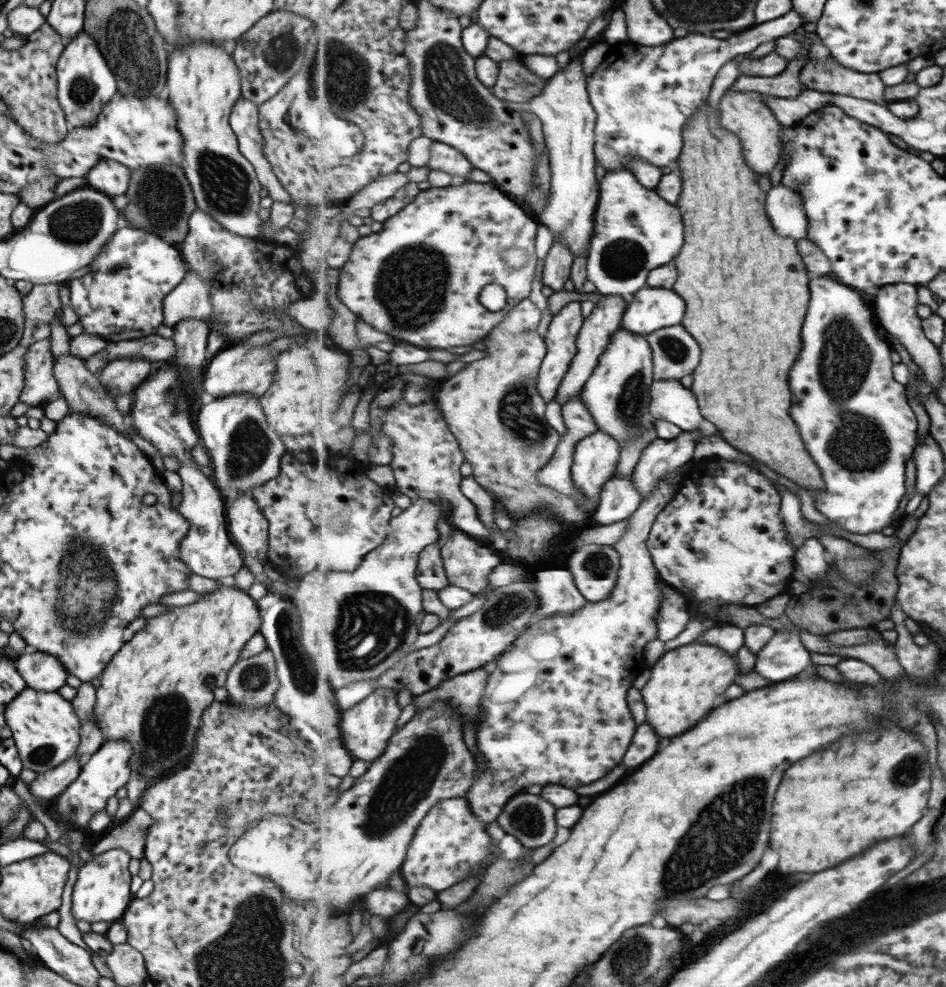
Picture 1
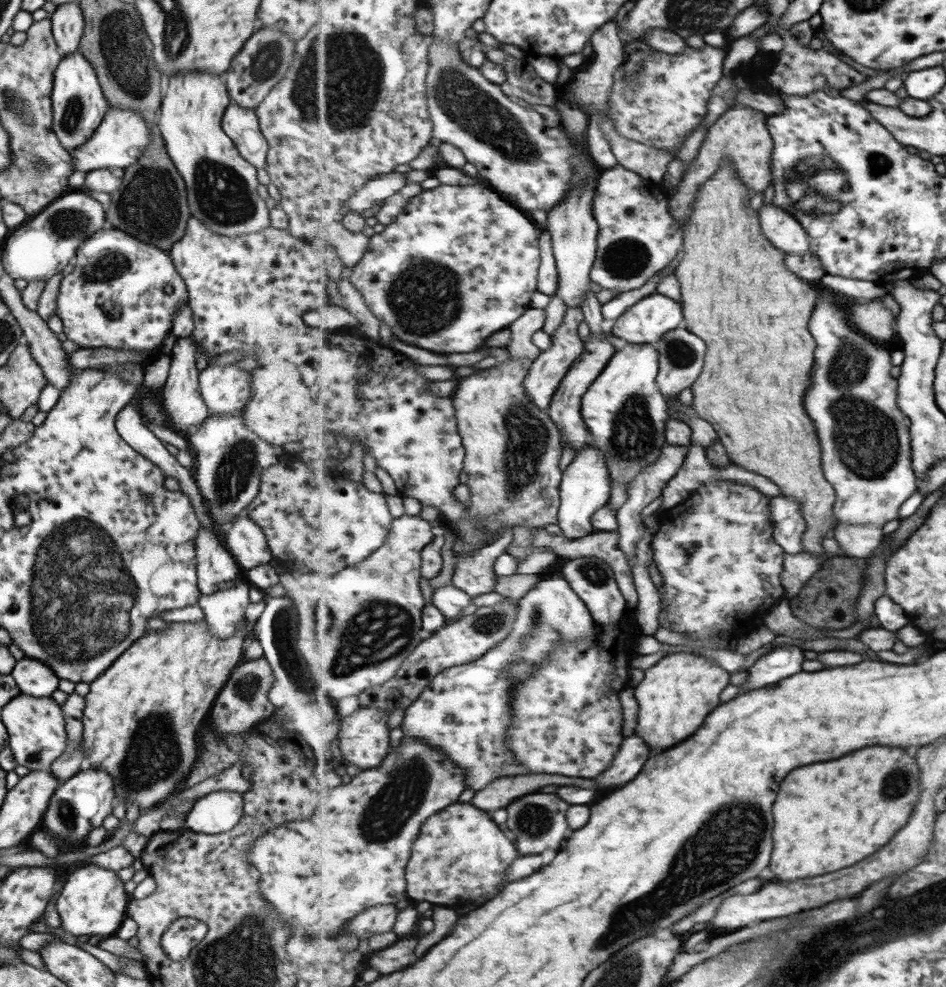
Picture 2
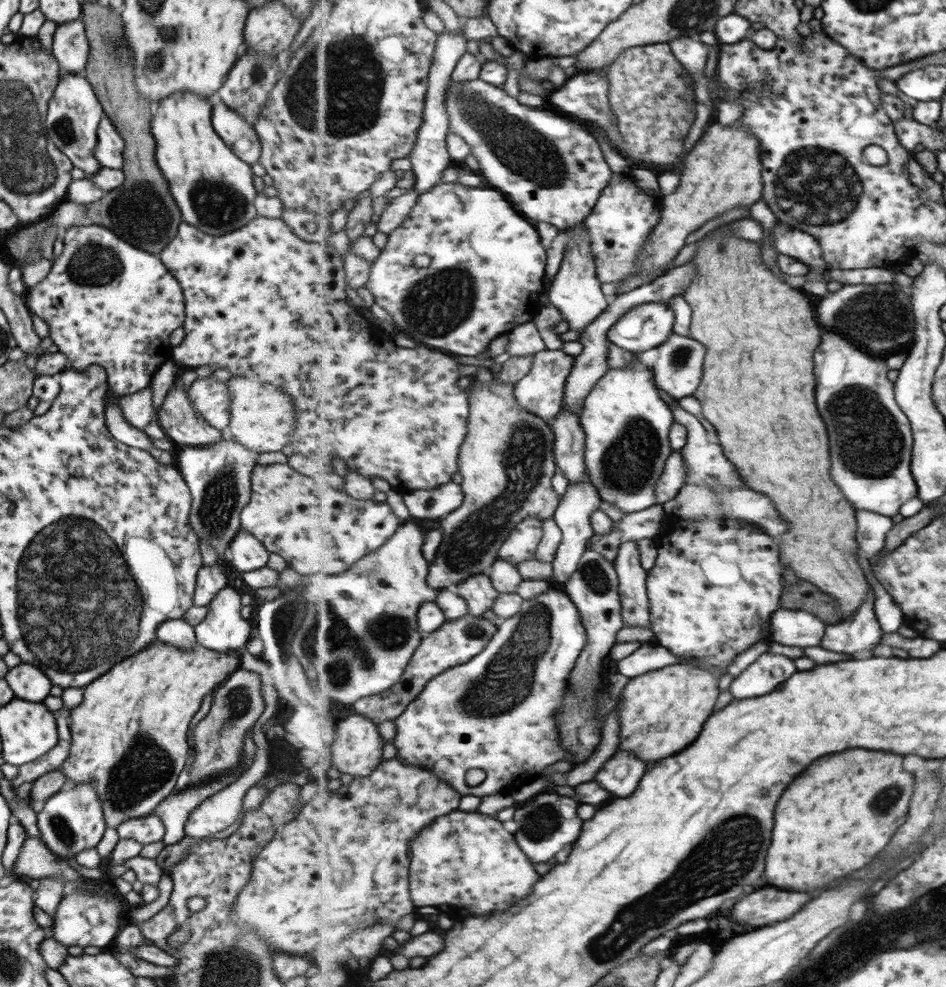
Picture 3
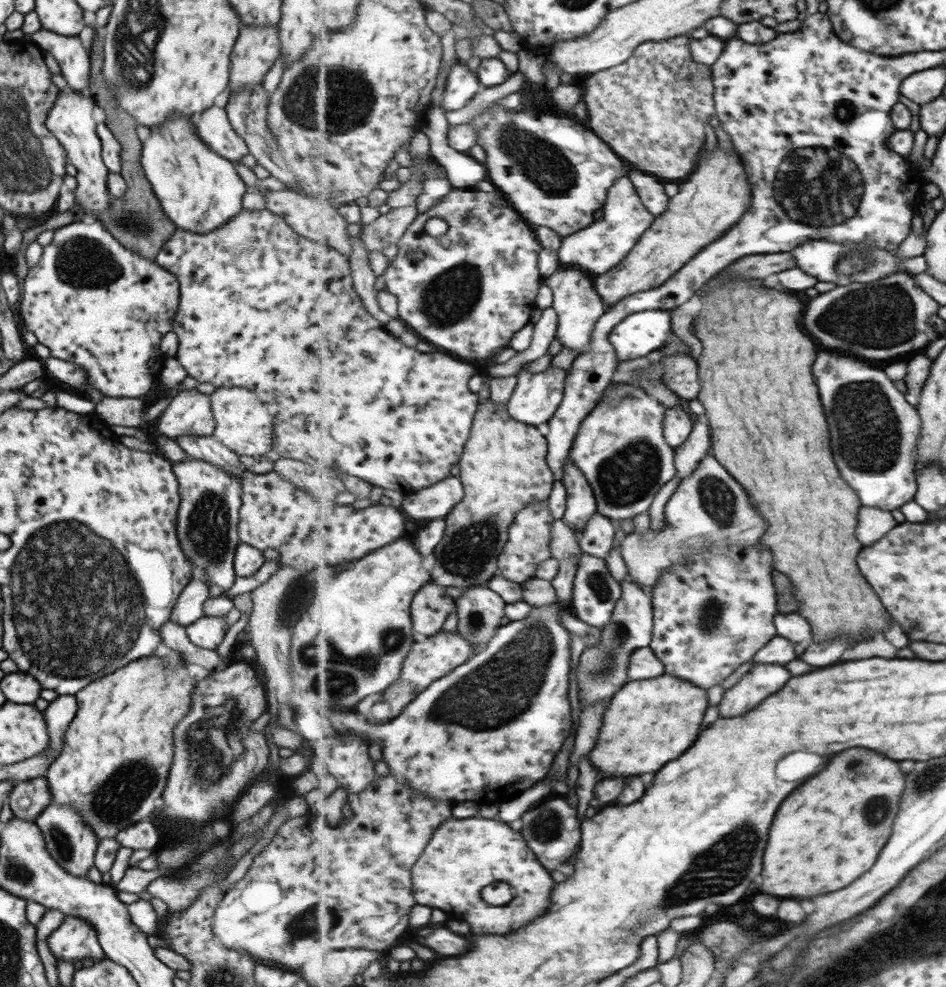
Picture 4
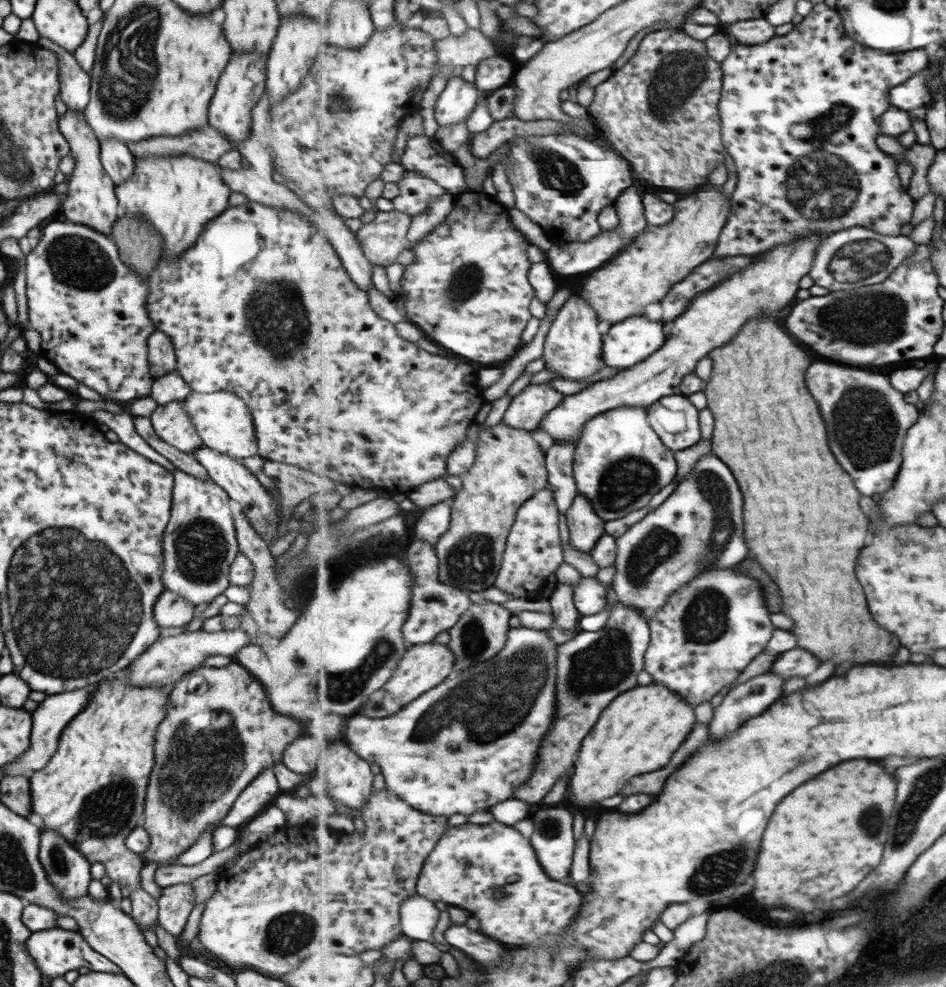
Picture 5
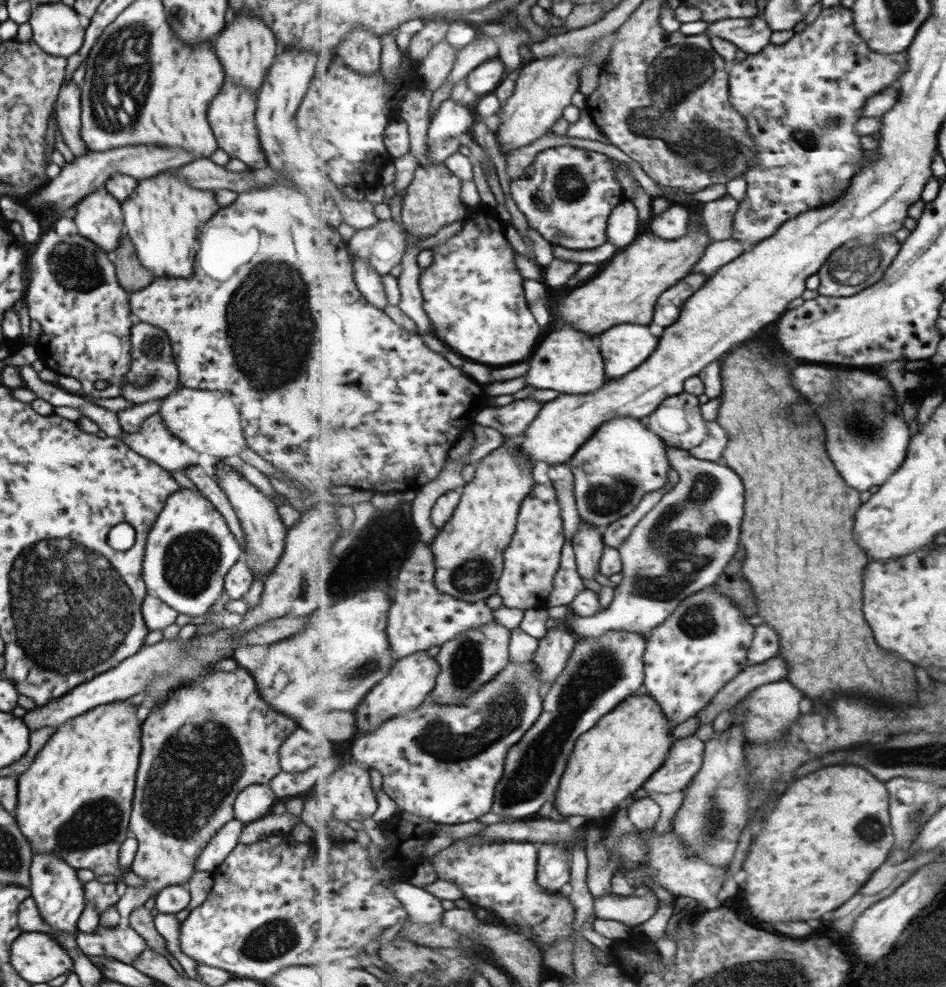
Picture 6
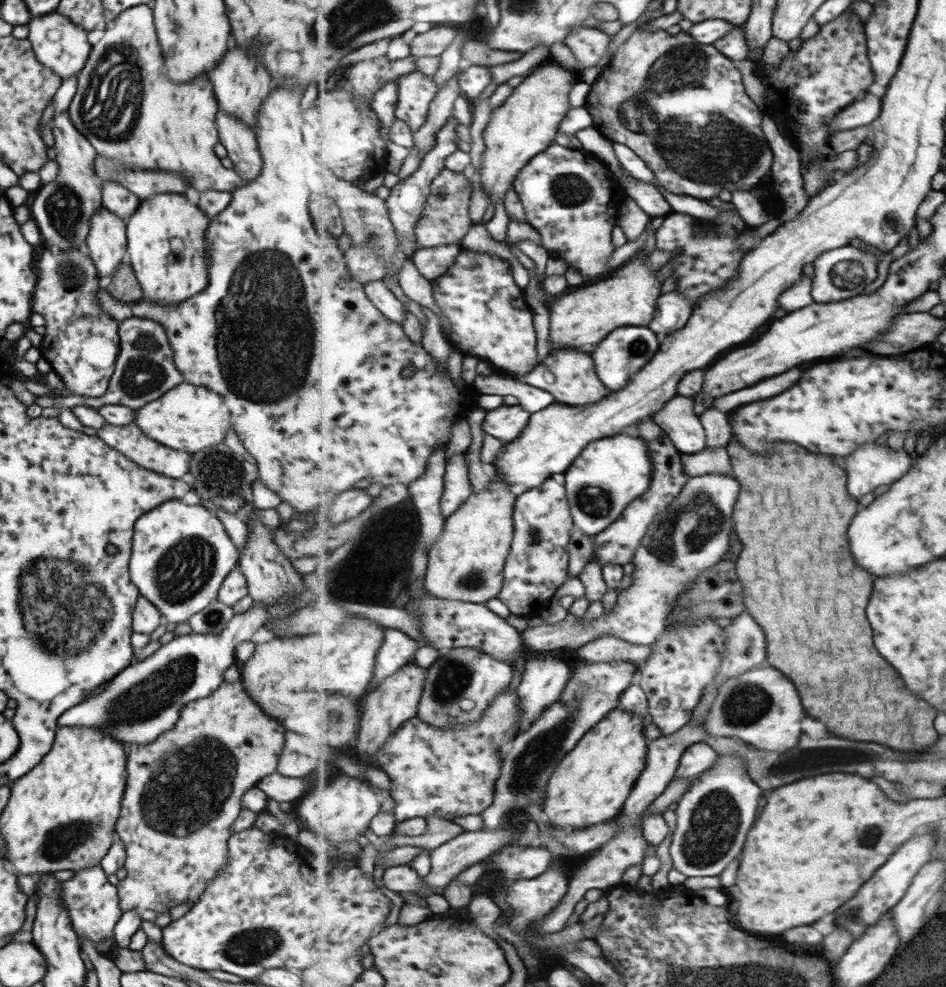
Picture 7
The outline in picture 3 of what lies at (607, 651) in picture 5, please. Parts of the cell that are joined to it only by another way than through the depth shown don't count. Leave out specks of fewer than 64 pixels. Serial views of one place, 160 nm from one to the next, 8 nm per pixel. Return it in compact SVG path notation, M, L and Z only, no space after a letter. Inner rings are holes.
M637 541L624 543L615 560L620 578L624 621L629 627L651 626L652 612L648 595L648 570L643 568Z

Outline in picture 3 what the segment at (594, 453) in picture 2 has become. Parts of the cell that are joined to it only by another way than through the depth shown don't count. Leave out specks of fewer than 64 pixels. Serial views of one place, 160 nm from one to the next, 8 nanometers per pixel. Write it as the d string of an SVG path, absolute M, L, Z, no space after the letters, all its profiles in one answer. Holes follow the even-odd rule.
M590 476L589 479L585 479L580 483L570 483L568 491L560 499L554 519L562 528L563 538L555 561L552 563L554 565L552 581L554 585L562 587L573 576L573 572L579 568L581 558L587 553L587 544L591 542L591 538L595 535L591 515L600 509L604 501L599 489L592 483Z

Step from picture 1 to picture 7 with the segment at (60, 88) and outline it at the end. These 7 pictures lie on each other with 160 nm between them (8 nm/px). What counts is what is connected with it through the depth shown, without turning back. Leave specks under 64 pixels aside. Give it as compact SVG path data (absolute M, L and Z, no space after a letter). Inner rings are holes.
M102 206L91 215L84 245L102 281L109 280L118 264L126 259L124 230L124 222Z

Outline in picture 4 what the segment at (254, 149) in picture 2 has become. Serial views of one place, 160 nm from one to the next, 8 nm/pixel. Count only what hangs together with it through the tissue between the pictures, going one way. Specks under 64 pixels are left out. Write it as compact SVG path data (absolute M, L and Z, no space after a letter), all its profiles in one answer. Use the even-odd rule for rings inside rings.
M211 105L194 118L195 134L219 156L239 161L248 153L245 142L231 128L224 109Z

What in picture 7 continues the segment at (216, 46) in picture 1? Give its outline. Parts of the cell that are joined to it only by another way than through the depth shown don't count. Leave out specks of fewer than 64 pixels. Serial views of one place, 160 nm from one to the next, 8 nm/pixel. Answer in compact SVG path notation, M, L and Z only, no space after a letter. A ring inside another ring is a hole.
M181 193L155 194L140 200L135 211L125 220L126 261L133 269L142 290L142 298L150 303L173 306L202 291L207 284L205 229L208 218ZM179 238L183 250L171 248L171 240Z

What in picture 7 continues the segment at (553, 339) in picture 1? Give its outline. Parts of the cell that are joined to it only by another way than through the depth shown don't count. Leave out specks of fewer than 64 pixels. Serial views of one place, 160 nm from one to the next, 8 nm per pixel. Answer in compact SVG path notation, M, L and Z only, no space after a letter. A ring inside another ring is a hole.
M520 404L504 405L488 411L484 418L483 430L495 438L514 441L528 427L532 412L525 410Z

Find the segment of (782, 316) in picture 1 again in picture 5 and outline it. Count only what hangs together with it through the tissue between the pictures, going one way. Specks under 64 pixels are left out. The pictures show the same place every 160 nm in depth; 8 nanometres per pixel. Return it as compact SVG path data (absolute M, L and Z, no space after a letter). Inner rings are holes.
M775 314L749 320L749 324L745 324L729 344L717 348L711 358L715 366L703 392L709 398L707 407L715 414L713 452L725 460L725 464L737 472L737 480L741 480L741 490L745 492L745 538L755 558L763 566L769 566L767 572L781 588L785 602L783 612L797 622L795 634L799 646L823 662L835 658L839 666L845 660L853 664L893 662L893 654L901 648L901 642L893 632L875 622L865 590L855 574L857 558L867 546L870 520L859 506L861 492L829 448L827 424L817 400L807 388L805 376L813 358L785 332Z

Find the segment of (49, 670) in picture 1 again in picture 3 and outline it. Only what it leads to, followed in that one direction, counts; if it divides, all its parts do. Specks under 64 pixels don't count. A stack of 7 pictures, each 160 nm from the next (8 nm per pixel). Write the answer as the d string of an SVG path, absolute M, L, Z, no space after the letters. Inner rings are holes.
M20 663L8 670L2 679L13 691L15 699L42 702L49 695L52 684L43 672L35 670L31 664Z

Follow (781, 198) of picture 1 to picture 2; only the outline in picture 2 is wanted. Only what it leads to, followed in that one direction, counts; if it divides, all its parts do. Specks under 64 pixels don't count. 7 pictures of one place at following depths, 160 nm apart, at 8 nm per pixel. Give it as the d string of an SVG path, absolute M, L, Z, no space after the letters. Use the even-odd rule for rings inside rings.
M773 202L763 205L760 210L763 232L777 248L789 254L811 251L812 237L799 218Z

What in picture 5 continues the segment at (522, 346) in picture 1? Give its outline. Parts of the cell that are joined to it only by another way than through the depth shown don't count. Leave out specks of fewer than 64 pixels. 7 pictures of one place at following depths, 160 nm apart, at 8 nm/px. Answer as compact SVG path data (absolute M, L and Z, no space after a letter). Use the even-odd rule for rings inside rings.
M503 422L490 427L483 424L477 439L477 458L471 470L464 472L463 488L454 497L452 504L452 523L448 532L434 546L439 556L441 580L449 586L462 591L483 594L496 583L496 578L504 563L504 553L508 548L508 537L516 522L516 512L524 502L528 502L537 492L549 487L546 452L533 438L531 431L516 429Z

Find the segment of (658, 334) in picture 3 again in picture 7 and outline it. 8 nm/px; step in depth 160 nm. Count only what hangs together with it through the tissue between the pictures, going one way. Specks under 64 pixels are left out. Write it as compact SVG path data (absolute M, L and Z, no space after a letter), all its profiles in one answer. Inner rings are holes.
M629 326L616 330L617 332L612 332L613 336L607 336L591 351L600 379L612 391L620 391L621 388L627 387L629 382L641 372L641 368L647 366L660 350L659 338L649 327Z

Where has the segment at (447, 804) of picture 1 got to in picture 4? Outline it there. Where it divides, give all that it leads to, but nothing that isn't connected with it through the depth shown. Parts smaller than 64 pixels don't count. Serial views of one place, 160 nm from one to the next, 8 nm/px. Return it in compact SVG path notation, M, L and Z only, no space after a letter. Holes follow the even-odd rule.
M477 816L459 820L452 817L436 830L412 868L413 896L421 905L479 916L477 920L467 918L467 922L479 926L473 928L477 934L507 934L545 914L551 906L555 879L519 832L501 820L487 818ZM493 882L511 884L515 890L513 902L507 906L487 904L483 900L483 888Z

